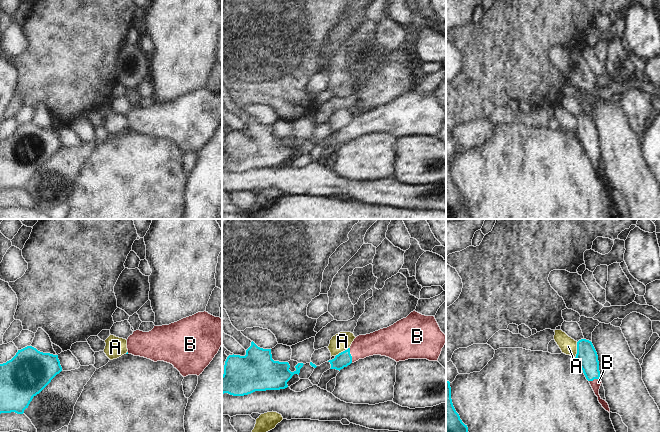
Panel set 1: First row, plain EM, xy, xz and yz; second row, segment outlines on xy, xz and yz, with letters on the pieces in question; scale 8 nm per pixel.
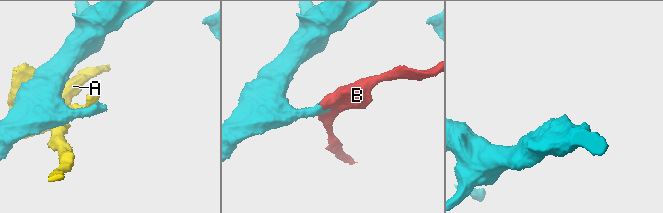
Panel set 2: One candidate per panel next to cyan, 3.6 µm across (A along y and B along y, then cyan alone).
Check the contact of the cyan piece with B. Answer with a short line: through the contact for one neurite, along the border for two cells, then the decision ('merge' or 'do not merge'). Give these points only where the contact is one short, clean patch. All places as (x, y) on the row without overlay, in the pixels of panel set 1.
xz (343, 135), (350, 131), (365, 121), (377, 119) | merge

